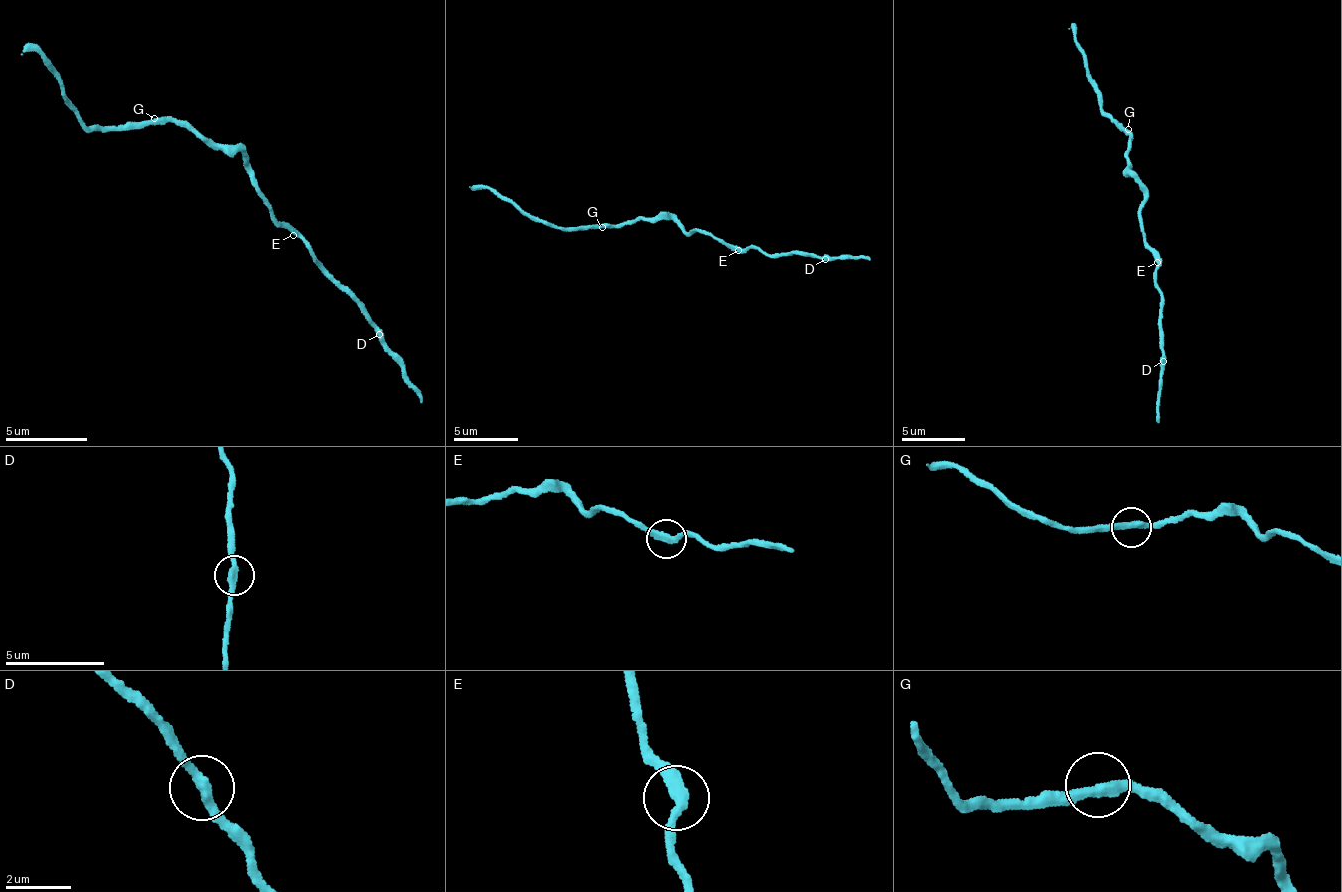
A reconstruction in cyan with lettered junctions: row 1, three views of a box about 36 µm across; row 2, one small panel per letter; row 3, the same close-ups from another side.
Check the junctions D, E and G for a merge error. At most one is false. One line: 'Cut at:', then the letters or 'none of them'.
Cut at: none of them

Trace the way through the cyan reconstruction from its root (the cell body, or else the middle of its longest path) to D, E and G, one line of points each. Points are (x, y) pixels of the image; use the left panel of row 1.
D: (250, 166), (268, 214), (302, 239), (317, 269), (367, 314), (367, 322), (380, 334)
E: (250, 166), (250, 178), (260, 187), (260, 199), (268, 214), (293, 235)
G: (250, 166), (238, 152), (222, 153), (206, 147), (183, 125), (159, 123), (154, 118)

